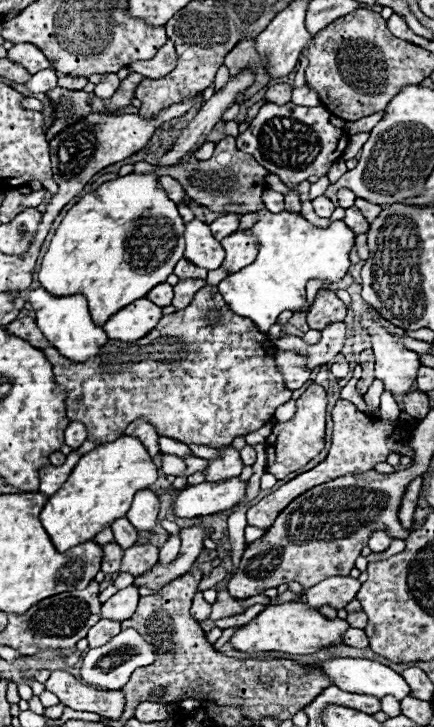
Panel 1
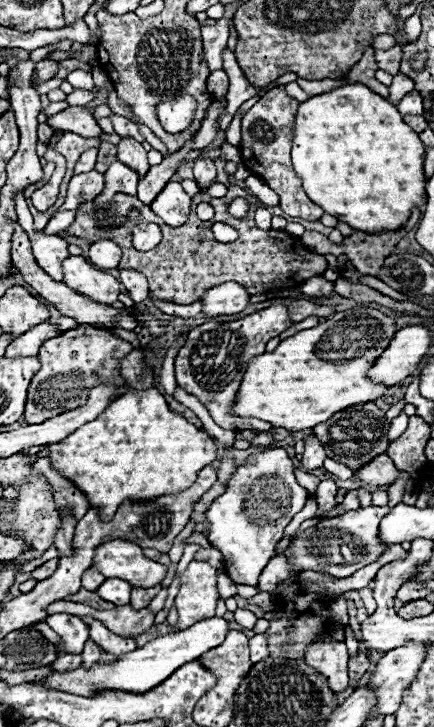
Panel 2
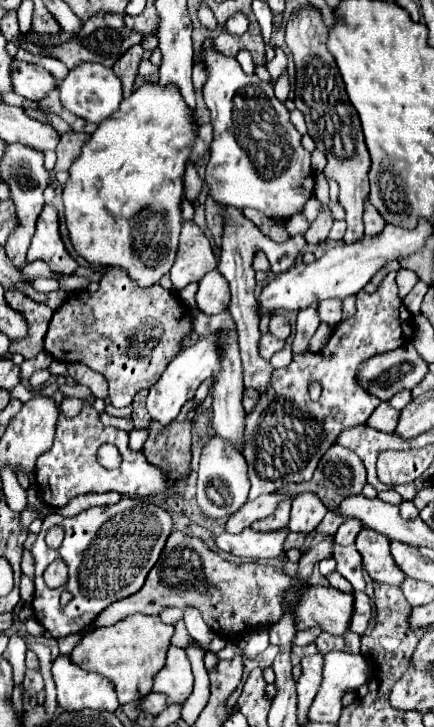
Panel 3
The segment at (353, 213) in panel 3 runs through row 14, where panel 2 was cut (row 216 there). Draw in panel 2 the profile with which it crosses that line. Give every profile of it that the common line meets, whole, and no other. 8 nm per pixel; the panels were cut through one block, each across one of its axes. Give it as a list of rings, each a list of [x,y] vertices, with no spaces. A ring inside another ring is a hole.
[[[274,86],[268,90],[242,118],[242,142],[240,152],[244,164],[252,170],[252,174],[260,176],[278,196],[280,196],[280,208],[288,216],[302,216],[302,204],[304,204],[304,220],[320,220],[324,210],[308,200],[304,190],[300,192],[300,178],[296,176],[292,162],[290,162],[290,148],[292,148],[292,124],[298,108],[298,100],[294,100],[284,86]]]

